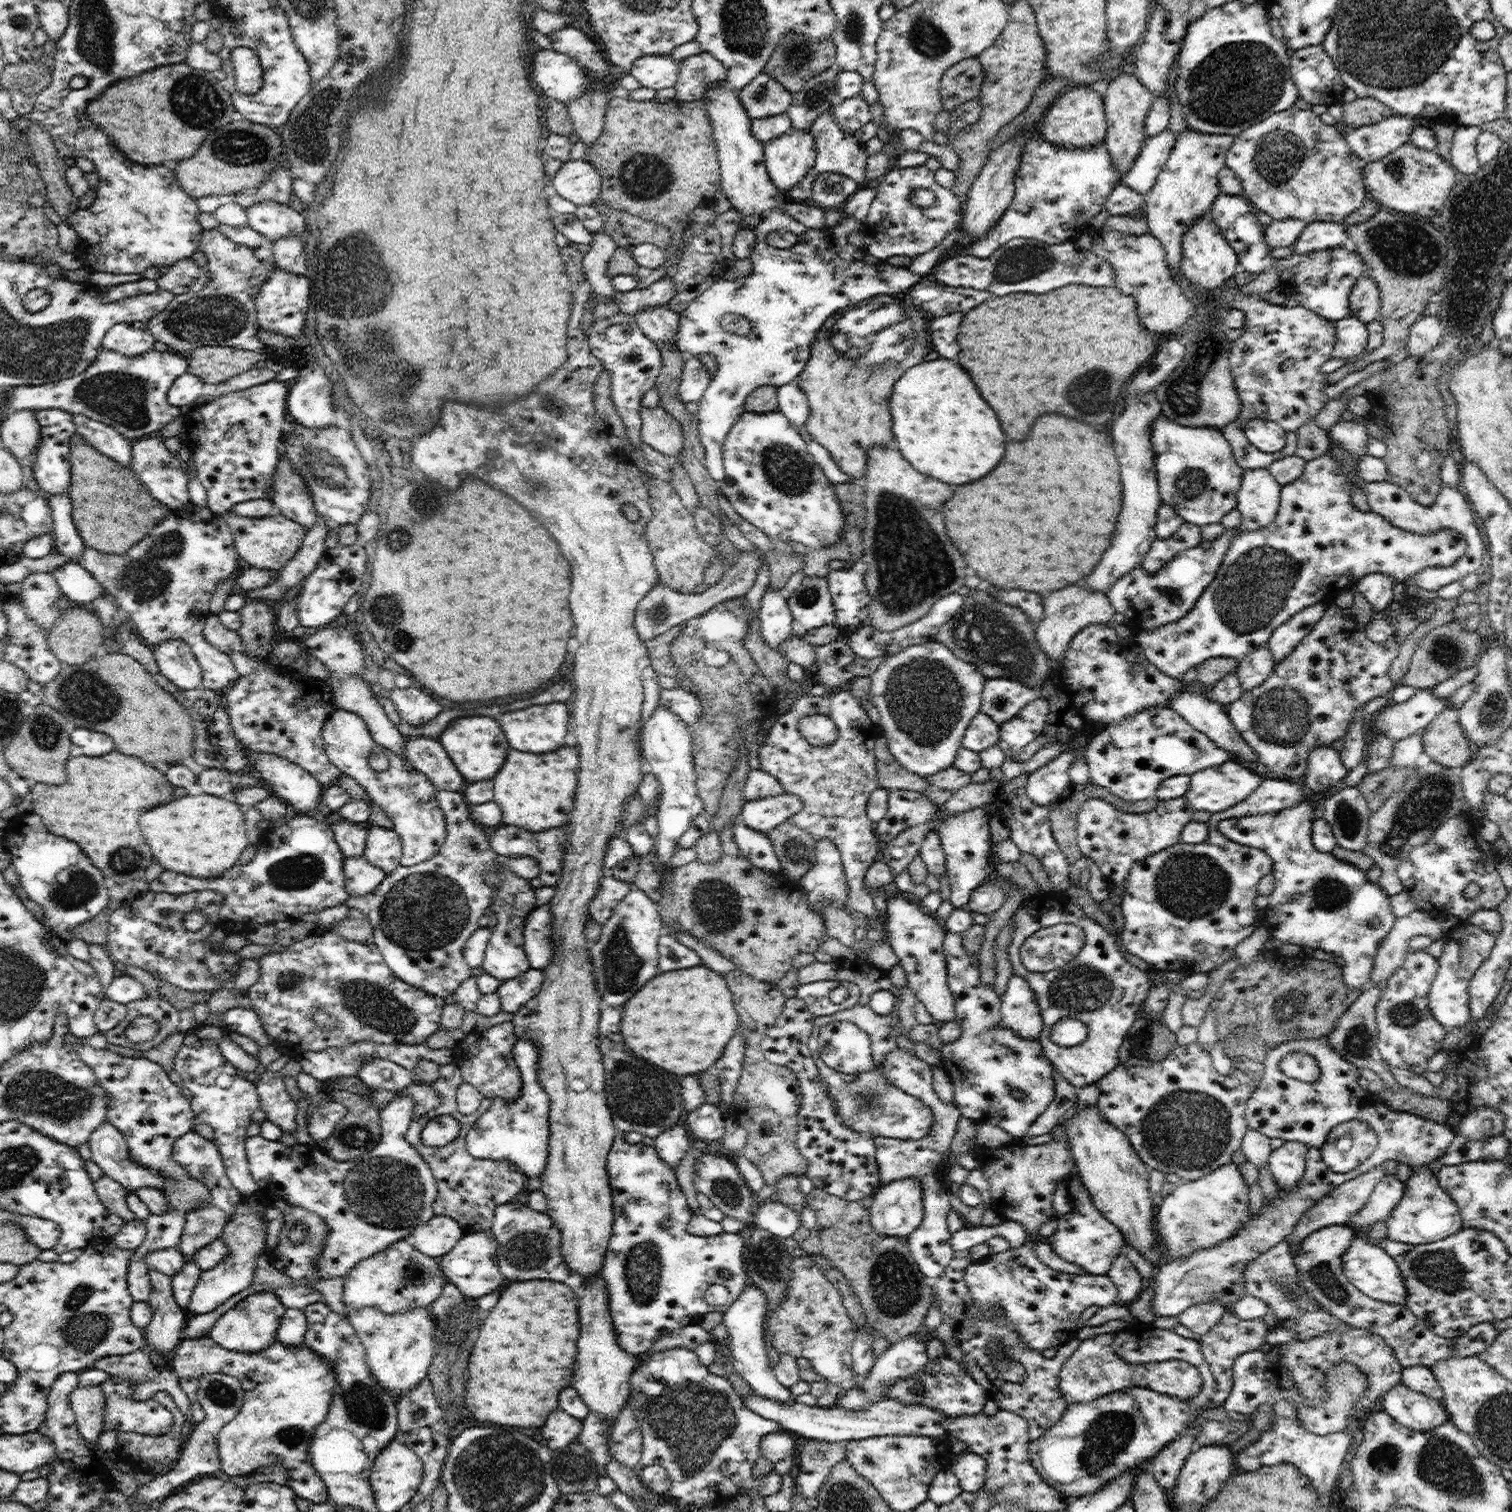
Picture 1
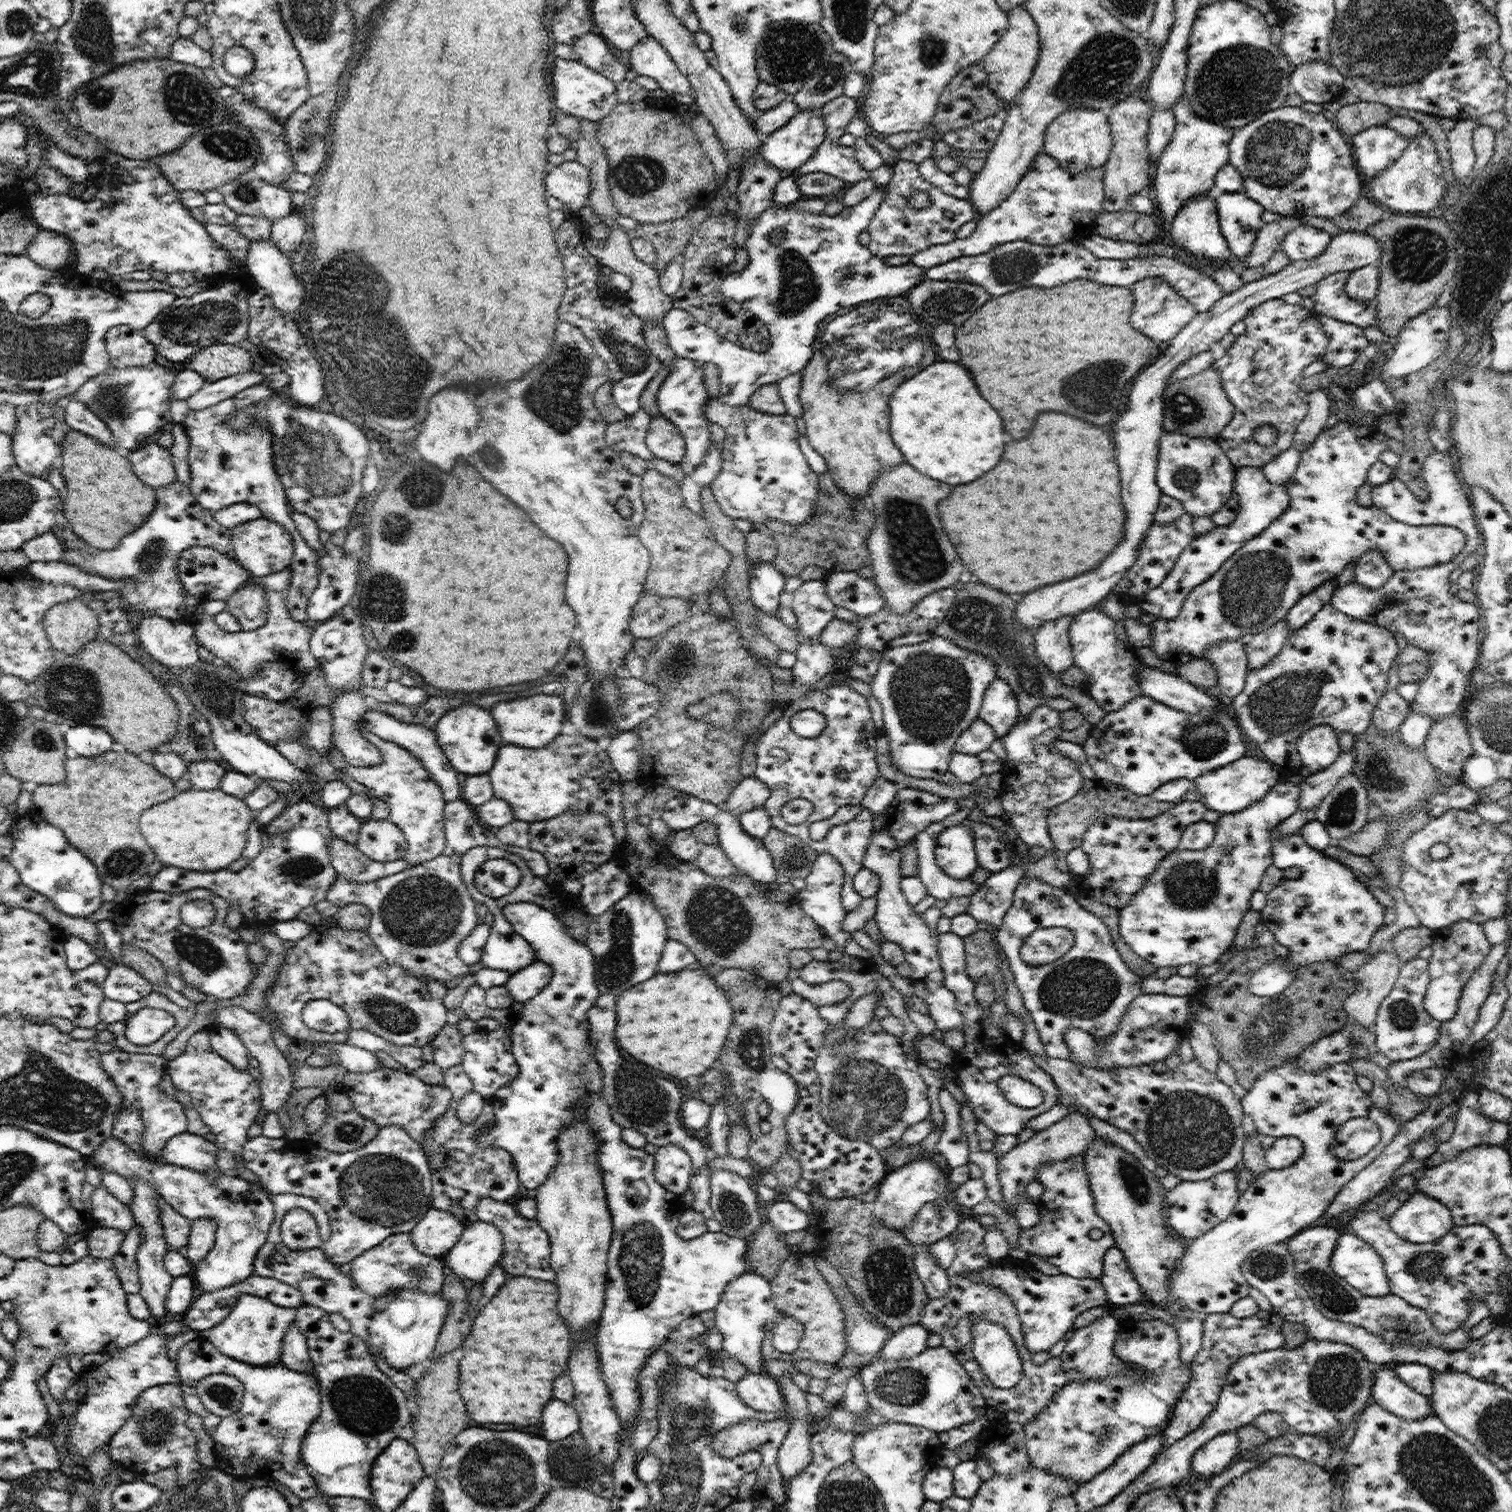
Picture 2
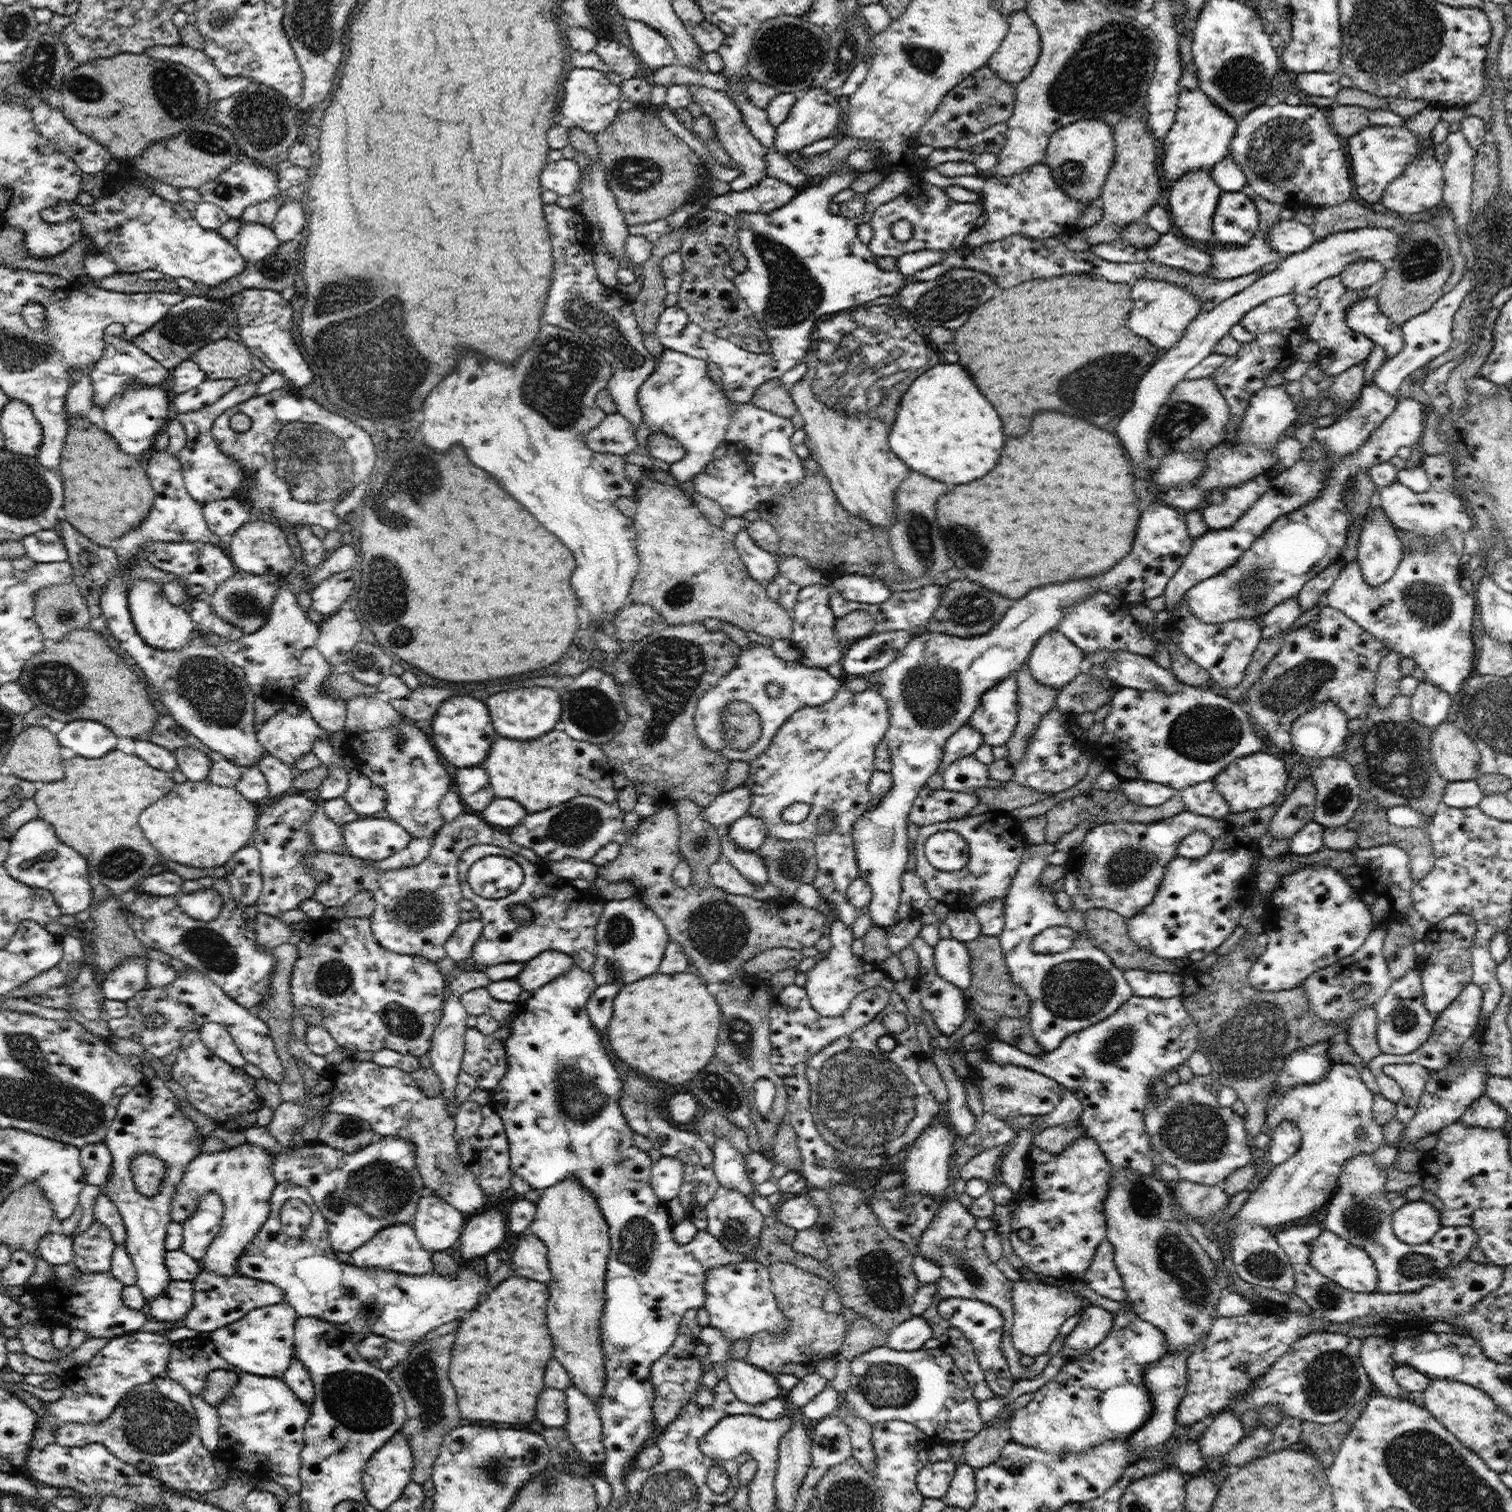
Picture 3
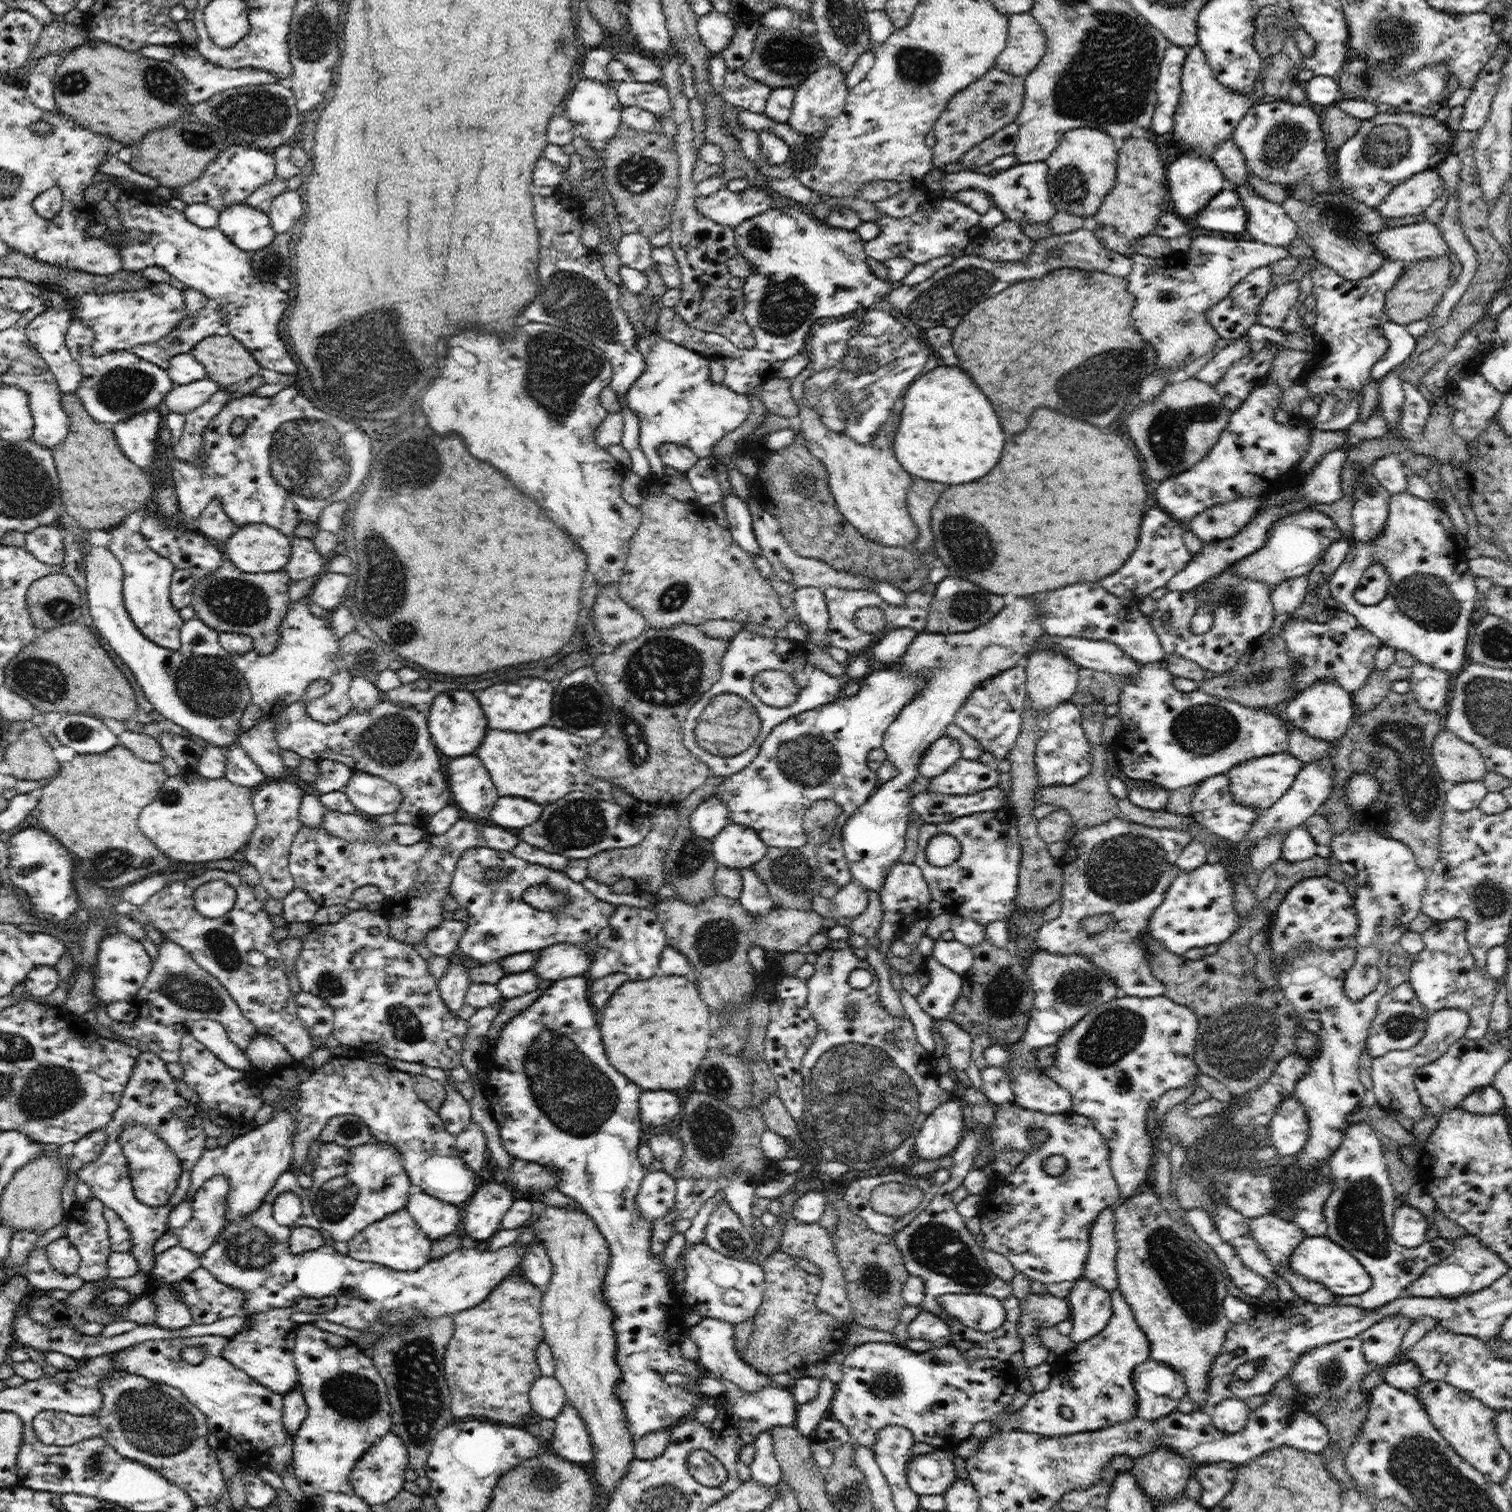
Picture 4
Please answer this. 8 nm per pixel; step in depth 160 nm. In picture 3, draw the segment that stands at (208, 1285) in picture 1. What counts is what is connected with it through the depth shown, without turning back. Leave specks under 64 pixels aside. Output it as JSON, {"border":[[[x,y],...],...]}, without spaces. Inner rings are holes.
{"border":[[[246,1142],[242,1146],[220,1152],[198,1153],[186,1166],[175,1196],[172,1197],[172,1221],[183,1224],[189,1220],[198,1209],[200,1199],[209,1191],[216,1192],[223,1203],[223,1223],[217,1237],[200,1260],[202,1269],[220,1276],[236,1274],[241,1254],[244,1254],[270,1215],[272,1193],[277,1185],[272,1176],[272,1163],[273,1152]]]}

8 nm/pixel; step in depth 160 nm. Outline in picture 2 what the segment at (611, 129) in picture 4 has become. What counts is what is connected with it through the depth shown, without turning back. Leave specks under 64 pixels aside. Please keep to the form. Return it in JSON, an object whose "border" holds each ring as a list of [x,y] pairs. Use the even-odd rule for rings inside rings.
{"border":[[[552,57],[552,84],[555,111],[562,111],[580,120],[599,123],[619,103],[616,84],[612,79],[588,68],[576,59]]]}

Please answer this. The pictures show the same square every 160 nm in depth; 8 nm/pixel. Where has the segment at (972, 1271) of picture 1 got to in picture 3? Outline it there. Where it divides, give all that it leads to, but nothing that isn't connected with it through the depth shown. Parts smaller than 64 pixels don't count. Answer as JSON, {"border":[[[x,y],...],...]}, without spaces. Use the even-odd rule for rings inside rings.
{"border":[[[1020,1279],[1013,1282],[1013,1327],[1012,1344],[1021,1355],[1042,1356],[1058,1336],[1060,1327],[1072,1315],[1080,1314],[1087,1300],[1082,1295],[1066,1290],[1063,1286],[1050,1285],[1041,1281]]]}

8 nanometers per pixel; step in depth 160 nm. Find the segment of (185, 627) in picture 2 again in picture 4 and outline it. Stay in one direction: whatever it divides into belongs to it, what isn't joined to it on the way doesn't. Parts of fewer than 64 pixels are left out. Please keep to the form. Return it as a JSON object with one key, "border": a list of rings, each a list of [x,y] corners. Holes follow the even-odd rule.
{"border":[[[119,524],[108,529],[114,538],[107,547],[123,568],[122,592],[126,611],[136,629],[148,640],[176,652],[181,648],[180,632],[184,621],[180,616],[179,606],[170,601],[170,581],[175,571],[174,565],[148,546],[141,531],[130,533],[122,526],[123,524]]]}

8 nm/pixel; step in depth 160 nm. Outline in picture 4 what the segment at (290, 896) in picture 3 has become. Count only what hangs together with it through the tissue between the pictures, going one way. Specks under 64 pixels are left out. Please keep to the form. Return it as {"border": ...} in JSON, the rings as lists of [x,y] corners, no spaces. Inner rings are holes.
{"border":[[[281,778],[270,779],[262,783],[253,793],[253,807],[257,816],[257,825],[244,846],[244,856],[261,876],[263,886],[271,897],[282,900],[290,890],[295,889],[293,876],[289,872],[290,847],[300,827],[300,805],[305,792],[296,783]]]}

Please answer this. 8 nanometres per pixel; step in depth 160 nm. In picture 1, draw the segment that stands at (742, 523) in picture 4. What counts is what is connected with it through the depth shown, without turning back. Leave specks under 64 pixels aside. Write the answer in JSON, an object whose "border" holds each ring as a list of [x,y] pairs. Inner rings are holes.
{"border":[[[770,584],[770,587],[764,591],[758,616],[762,639],[772,649],[781,652],[780,647],[793,636],[793,617],[787,600],[780,591],[780,589],[772,589]]]}

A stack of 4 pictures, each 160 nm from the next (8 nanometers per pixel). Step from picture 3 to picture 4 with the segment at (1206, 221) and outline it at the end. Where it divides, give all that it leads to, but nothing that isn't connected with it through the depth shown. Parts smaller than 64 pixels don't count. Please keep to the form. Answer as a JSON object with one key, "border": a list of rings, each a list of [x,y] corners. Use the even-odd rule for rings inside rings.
{"border":[[[1184,153],[1169,164],[1165,171],[1167,176],[1168,199],[1173,208],[1188,223],[1193,225],[1197,214],[1225,187],[1227,187],[1222,171],[1212,157],[1200,153]]]}

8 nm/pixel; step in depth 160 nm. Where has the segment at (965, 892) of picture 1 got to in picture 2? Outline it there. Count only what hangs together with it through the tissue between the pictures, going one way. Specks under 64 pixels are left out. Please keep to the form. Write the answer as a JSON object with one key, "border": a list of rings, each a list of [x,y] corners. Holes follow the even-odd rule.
{"border":[[[968,825],[945,828],[936,838],[933,855],[937,869],[952,878],[968,878],[978,868],[973,830]]]}

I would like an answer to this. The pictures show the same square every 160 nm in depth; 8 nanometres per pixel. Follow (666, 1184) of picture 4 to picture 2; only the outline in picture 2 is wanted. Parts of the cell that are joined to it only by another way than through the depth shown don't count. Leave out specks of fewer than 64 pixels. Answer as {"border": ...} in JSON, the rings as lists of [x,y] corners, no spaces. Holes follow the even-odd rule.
{"border":[[[674,1144],[658,1148],[655,1154],[655,1175],[666,1190],[683,1195],[689,1188],[692,1173],[691,1156],[682,1148]]]}

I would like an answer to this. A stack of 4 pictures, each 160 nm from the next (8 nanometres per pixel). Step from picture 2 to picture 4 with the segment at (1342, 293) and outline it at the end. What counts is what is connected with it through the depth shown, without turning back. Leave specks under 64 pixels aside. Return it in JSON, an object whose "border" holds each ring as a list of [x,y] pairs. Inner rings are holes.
{"border":[[[1385,312],[1381,316],[1379,329],[1385,335],[1389,347],[1386,354],[1371,368],[1371,378],[1374,381],[1381,380],[1384,375],[1401,365],[1416,347],[1416,340],[1407,328],[1390,320]]]}

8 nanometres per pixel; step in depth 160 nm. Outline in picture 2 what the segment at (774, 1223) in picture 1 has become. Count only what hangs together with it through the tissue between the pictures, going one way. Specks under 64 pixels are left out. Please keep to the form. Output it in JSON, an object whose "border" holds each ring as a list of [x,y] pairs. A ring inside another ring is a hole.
{"border":[[[781,1198],[763,1206],[765,1221],[769,1222],[779,1232],[796,1232],[806,1230],[809,1226],[808,1213],[796,1207],[792,1201]]]}

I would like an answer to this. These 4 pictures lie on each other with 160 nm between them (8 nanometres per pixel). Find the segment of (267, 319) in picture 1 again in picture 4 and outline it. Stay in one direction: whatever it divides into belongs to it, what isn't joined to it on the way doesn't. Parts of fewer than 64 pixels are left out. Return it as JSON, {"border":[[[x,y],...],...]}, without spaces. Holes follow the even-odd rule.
{"border":[[[246,202],[226,206],[219,211],[217,226],[236,247],[244,250],[250,257],[270,245],[277,235],[268,212],[256,210]]]}

